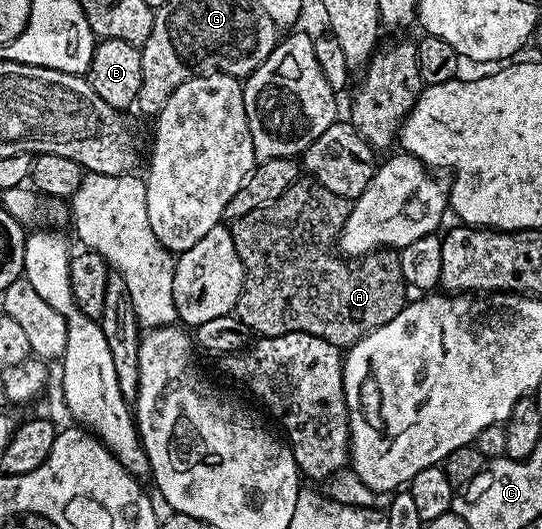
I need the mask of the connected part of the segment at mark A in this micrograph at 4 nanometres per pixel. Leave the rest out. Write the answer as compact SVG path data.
M299 178L275 202L243 218L232 221L231 246L237 252L245 281L237 300L235 315L248 326L250 333L262 336L288 337L288 332L302 332L305 338L320 338L326 345L334 344L340 350L374 332L379 326L391 322L395 314L405 309L406 282L401 273L400 259L392 251L378 250L357 259L349 259L336 251L329 252L325 244L316 244L317 239L338 239L345 219L349 217L350 201L339 194L331 194L319 181Z

